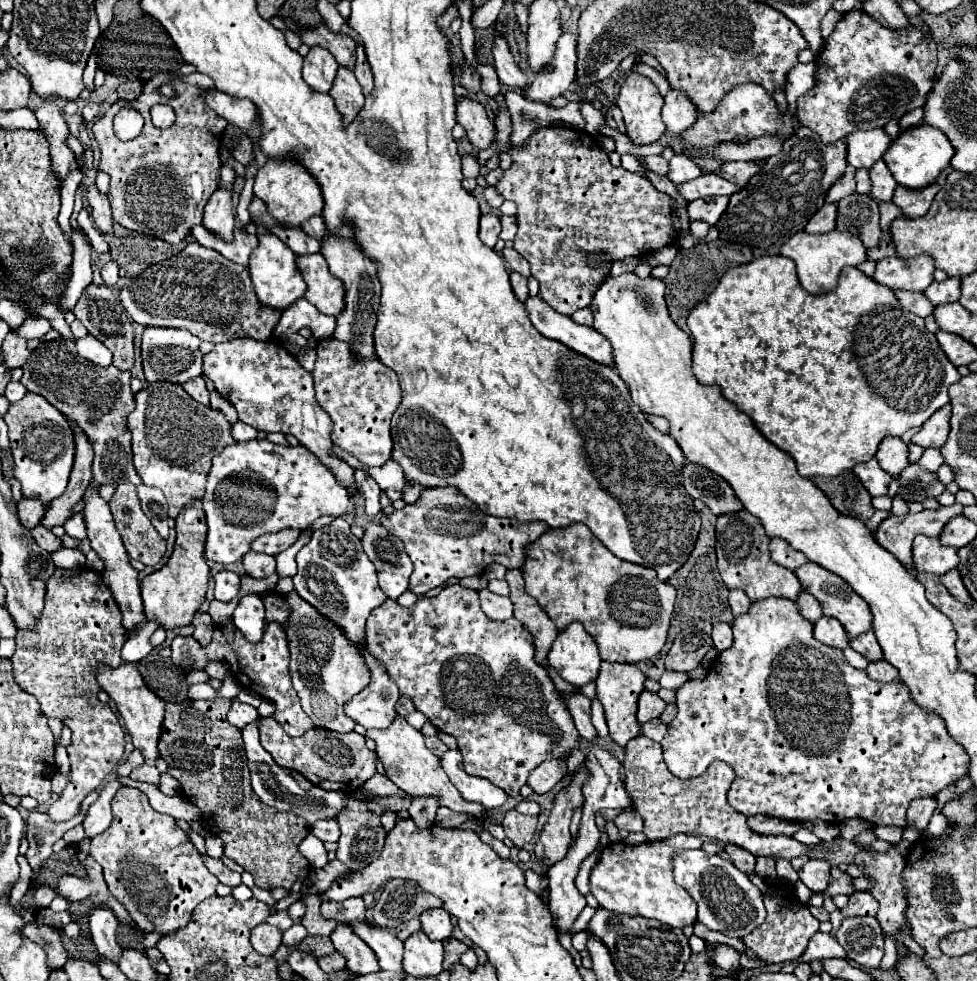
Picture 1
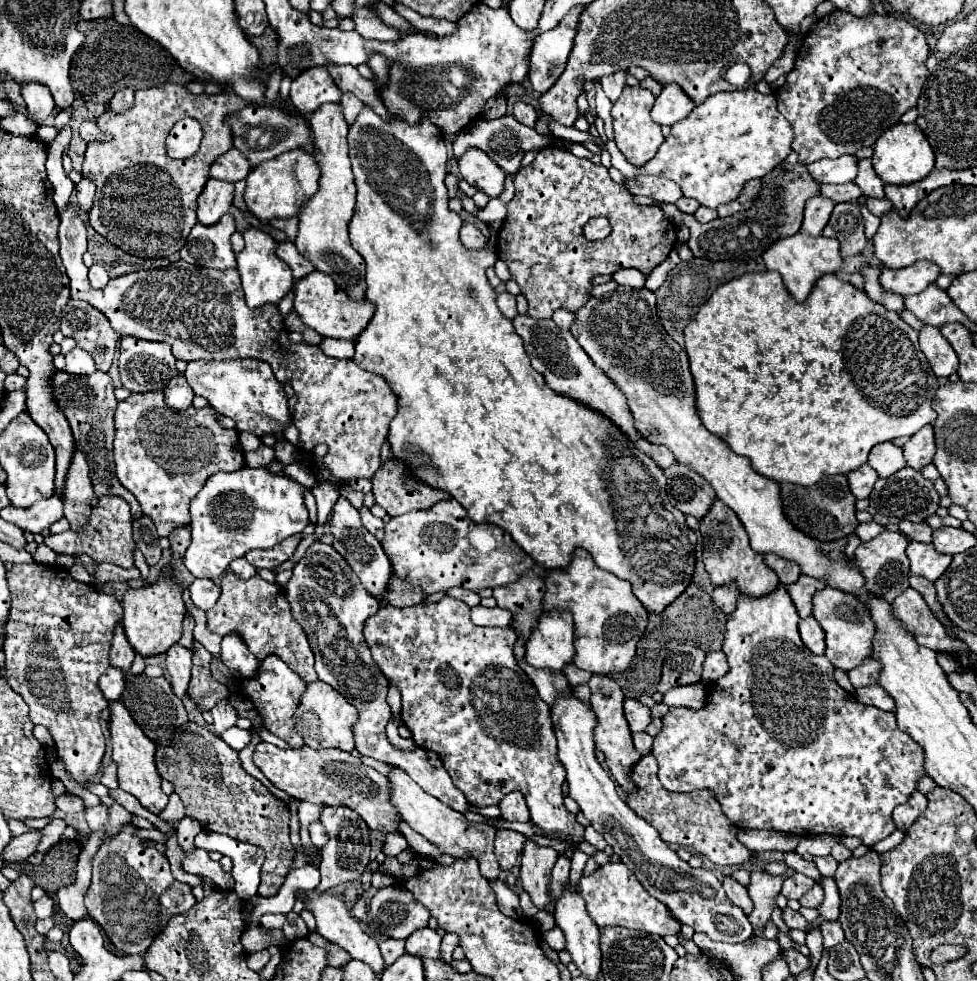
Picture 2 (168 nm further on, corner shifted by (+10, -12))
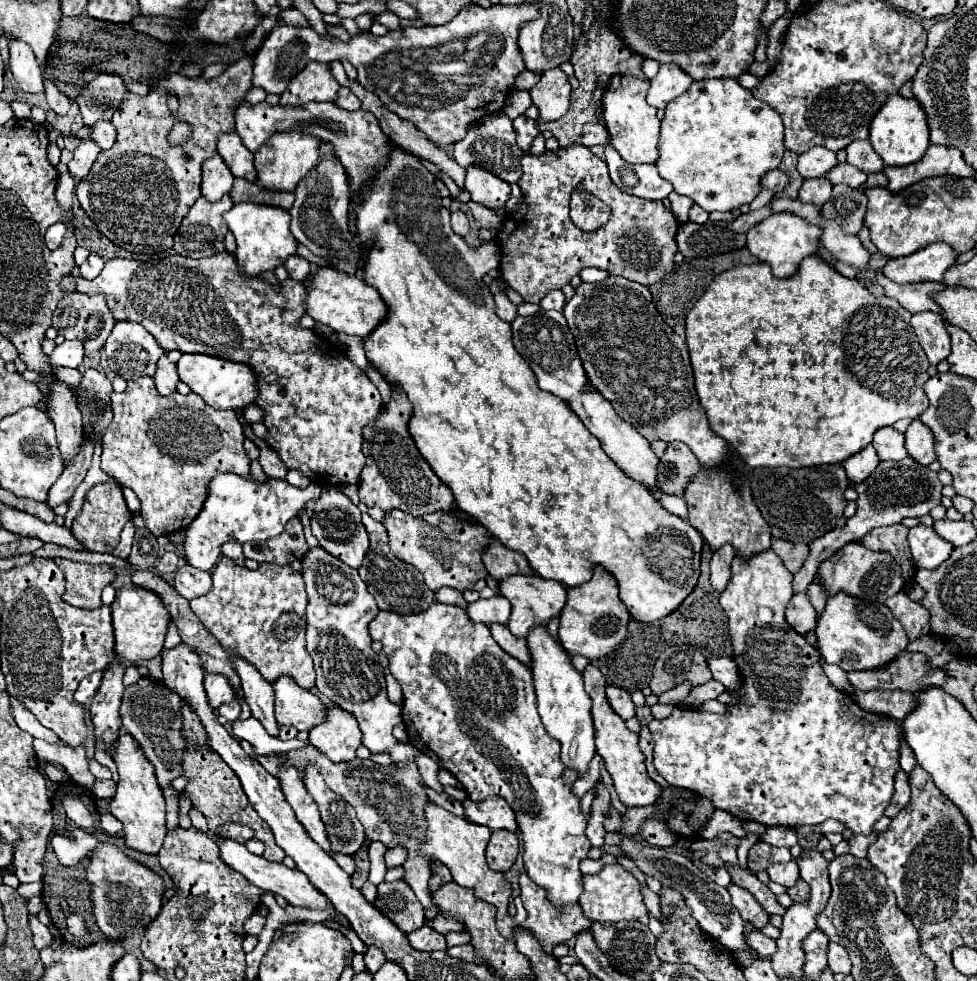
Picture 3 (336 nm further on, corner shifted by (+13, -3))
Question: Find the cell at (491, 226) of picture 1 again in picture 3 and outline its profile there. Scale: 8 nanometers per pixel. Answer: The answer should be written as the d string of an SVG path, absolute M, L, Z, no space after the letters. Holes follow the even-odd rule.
M453 212L451 214L451 226L459 236L465 236L469 232L469 220L463 212Z

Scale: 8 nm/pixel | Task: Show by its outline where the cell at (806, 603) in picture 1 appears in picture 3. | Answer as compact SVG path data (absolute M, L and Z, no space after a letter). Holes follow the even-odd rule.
M903 458L903 460L889 460L889 462L879 462L875 472L861 484L855 484L855 490L859 494L857 498L857 512L847 520L843 528L835 528L823 538L817 538L809 546L809 554L801 566L801 570L793 576L793 590L795 592L805 592L807 586L813 582L817 576L819 564L831 558L839 548L843 548L847 542L859 540L865 534L869 534L873 528L879 526L891 526L901 522L907 516L925 516L929 514L931 508L941 504L941 482L937 478L937 472L931 472L929 468L917 464L913 458Z

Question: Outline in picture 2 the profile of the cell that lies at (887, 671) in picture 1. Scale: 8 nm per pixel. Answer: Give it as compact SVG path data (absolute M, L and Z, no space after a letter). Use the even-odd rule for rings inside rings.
M874 685L874 687L862 687L862 691L854 689L852 695L856 697L856 701L872 705L872 707L878 707L882 711L896 711L896 703L890 697L890 693L884 691L882 687L878 687L878 685Z

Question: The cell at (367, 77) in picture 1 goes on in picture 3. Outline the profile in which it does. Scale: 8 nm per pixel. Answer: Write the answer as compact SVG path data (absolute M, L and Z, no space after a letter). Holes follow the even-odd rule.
M341 88L339 98L335 100L335 104L337 104L339 108L343 108L343 110L359 110L359 108L361 108L359 98L357 98L349 88Z

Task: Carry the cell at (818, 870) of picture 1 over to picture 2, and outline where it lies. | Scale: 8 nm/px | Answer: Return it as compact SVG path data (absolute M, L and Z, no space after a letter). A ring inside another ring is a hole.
M794 873L792 877L788 877L788 879L784 881L780 893L782 893L786 899L800 899L814 883L816 883L814 879L806 877L806 875L802 875L802 873Z

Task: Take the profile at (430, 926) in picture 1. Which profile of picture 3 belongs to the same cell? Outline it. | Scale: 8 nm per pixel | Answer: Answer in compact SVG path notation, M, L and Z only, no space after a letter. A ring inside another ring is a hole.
M421 926L419 930L407 934L407 940L409 944L415 948L415 950L447 950L447 944L445 944L445 938L443 934L435 932L431 926Z

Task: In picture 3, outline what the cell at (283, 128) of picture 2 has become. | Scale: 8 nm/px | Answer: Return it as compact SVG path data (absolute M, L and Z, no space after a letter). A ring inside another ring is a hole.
M243 102L235 110L235 122L237 122L237 134L241 136L243 144L251 150L257 152L263 142L267 142L273 134L277 132L291 132L291 130L301 130L305 134L317 136L321 140L333 142L337 158L343 162L347 174L349 174L349 186L351 186L351 206L349 206L349 228L355 234L355 216L353 216L353 202L359 200L359 188L365 178L369 178L367 170L375 170L385 164L387 160L387 148L389 148L389 138L381 132L377 120L373 114L357 110L357 112L347 112L335 106L333 102L309 102L305 106L271 106L267 102L259 104L249 104Z

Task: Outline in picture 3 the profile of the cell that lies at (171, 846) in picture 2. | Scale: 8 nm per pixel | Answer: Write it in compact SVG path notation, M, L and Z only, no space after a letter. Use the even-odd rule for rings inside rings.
M141 676L139 682L131 684L123 692L121 702L121 720L123 730L131 732L133 738L143 746L145 756L155 766L155 774L159 780L159 786L163 788L166 802L166 828L171 832L179 826L179 792L169 786L169 782L177 776L181 776L181 756L185 750L185 740L181 738L181 698L175 696L169 686L155 678Z

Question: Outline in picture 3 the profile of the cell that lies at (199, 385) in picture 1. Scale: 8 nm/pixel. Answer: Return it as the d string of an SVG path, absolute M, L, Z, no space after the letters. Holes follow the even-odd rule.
M167 356L159 358L159 362L157 362L157 372L155 372L153 380L155 380L155 386L157 386L159 394L163 394L163 396L173 394L173 392L177 390L177 384L181 382L179 376L177 376L177 366L171 364L171 362L167 360Z

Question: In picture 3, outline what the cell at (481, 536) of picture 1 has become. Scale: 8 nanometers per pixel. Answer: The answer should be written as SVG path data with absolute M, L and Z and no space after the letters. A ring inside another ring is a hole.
M391 510L385 514L383 526L389 532L391 552L399 560L409 562L417 570L421 570L425 576L425 584L431 590L437 590L441 586L451 586L463 592L471 590L477 580L487 576L481 556L485 548L491 544L493 536L481 524L467 522L459 518L455 512L443 512L443 510L435 514L425 514L423 518L415 518L403 510Z

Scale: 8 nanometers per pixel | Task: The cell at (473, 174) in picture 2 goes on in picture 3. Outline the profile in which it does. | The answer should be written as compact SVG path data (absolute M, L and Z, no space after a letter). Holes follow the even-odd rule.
M467 166L465 188L471 192L471 198L487 208L499 208L509 200L511 188L507 182L499 180L499 176L489 174L481 166Z

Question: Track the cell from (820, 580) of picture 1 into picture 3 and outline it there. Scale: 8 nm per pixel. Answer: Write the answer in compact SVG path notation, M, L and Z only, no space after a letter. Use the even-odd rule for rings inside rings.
M835 592L827 598L825 610L819 616L815 636L823 660L841 666L845 672L885 666L909 644L903 626L893 618L891 610L885 604L851 598L843 592Z

